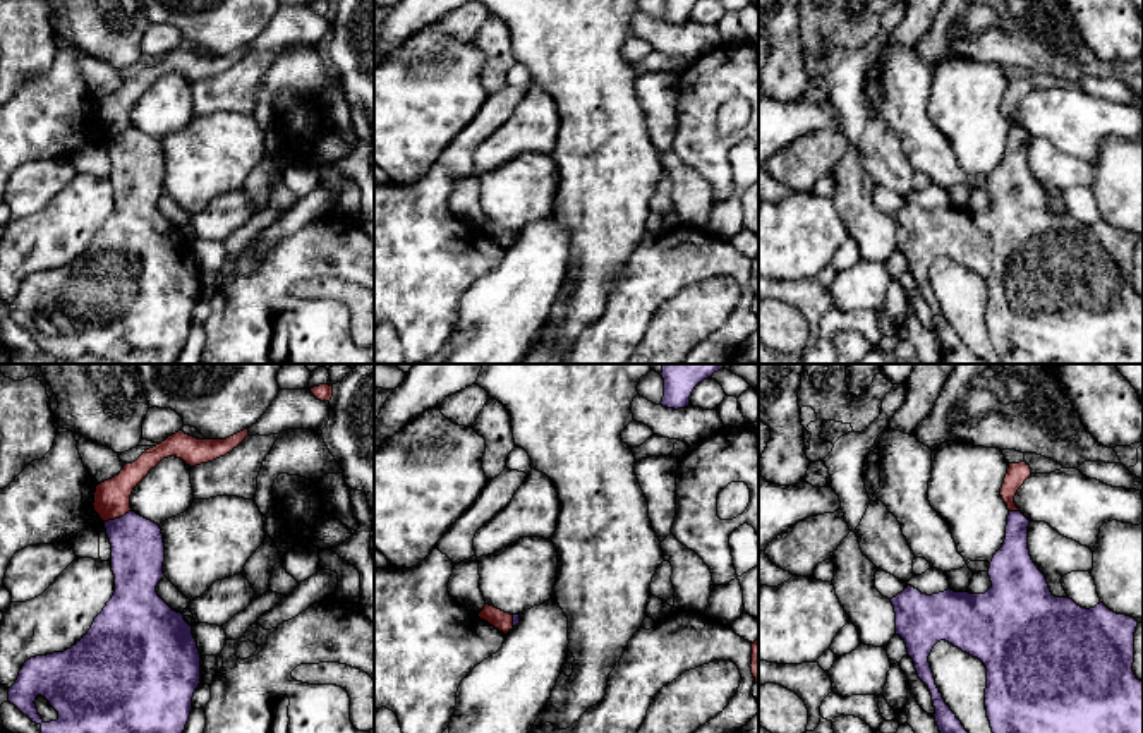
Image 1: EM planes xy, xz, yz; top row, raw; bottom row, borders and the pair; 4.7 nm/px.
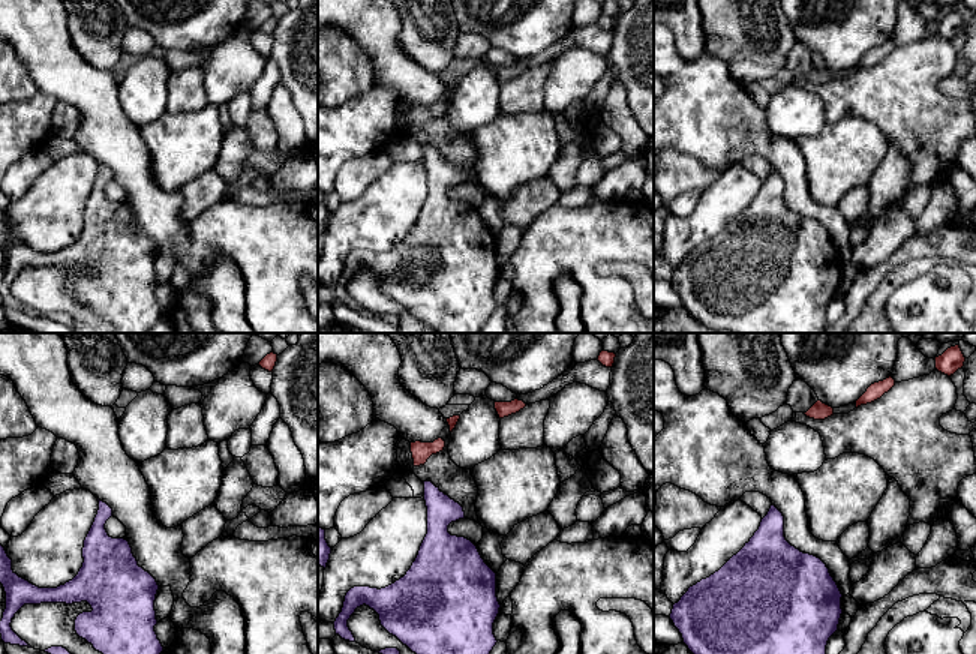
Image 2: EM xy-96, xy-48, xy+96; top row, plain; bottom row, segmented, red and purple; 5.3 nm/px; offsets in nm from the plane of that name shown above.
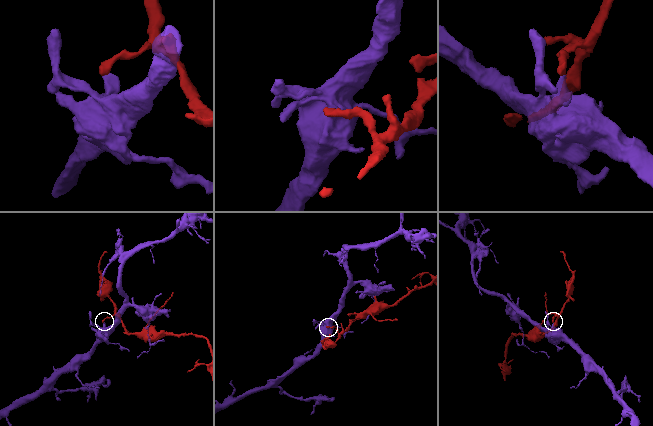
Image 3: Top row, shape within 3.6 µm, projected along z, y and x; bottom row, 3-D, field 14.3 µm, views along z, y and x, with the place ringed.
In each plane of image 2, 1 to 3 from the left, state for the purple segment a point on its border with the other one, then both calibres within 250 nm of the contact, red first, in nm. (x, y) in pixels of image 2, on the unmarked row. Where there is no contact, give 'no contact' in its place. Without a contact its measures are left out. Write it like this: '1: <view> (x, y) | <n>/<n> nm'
1: no contact
2: no contact
3: no contact

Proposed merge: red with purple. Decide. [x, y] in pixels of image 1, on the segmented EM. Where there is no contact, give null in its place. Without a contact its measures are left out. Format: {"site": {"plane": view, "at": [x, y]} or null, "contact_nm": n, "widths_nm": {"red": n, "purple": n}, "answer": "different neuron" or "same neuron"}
{"site": {"plane": "xy", "at": [117, 517]}, "contact_nm": 140, "widths_nm": {"red": 180, "purple": 260}, "answer": "different neuron"}

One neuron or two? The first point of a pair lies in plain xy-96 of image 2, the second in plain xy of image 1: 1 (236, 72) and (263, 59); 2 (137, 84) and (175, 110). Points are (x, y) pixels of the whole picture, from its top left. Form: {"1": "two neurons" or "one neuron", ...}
{"1": "two neurons", "2": "one neuron"}

